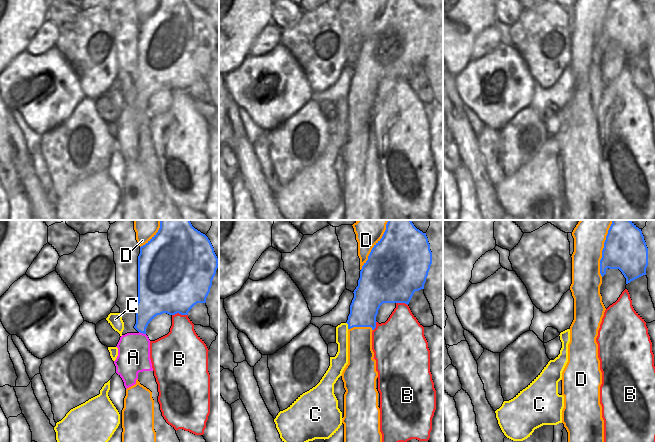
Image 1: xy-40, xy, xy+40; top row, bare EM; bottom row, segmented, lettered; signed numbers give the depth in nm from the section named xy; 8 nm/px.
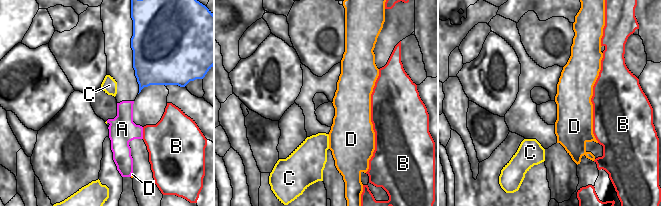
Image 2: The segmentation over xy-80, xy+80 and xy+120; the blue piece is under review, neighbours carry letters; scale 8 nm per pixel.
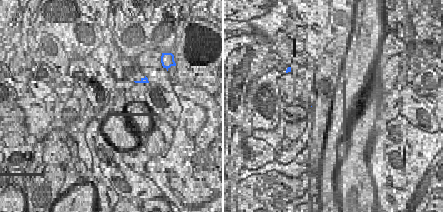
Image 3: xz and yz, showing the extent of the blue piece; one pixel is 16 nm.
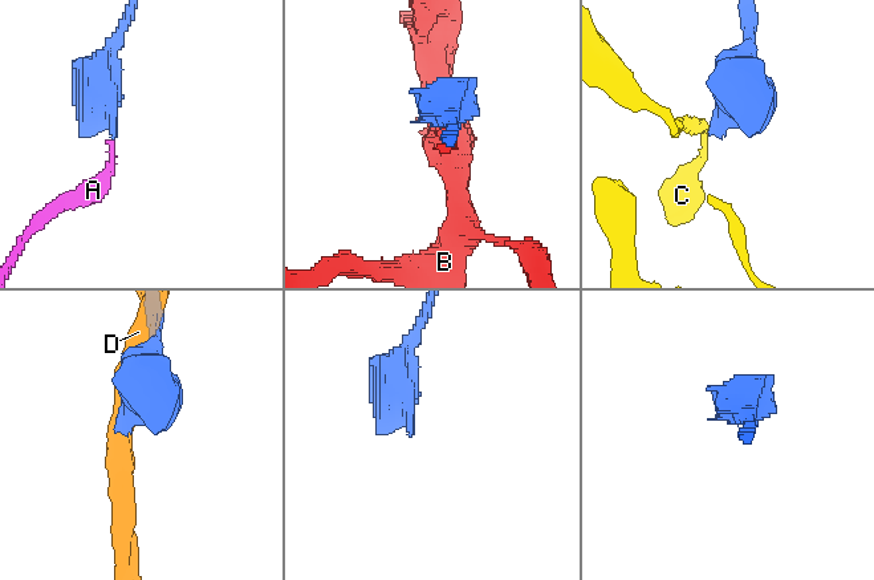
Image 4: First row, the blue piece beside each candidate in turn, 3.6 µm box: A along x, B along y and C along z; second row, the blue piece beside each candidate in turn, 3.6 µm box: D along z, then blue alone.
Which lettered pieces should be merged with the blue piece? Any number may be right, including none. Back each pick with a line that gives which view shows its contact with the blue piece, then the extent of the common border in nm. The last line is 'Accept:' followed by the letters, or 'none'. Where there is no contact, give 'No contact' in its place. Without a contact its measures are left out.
A: Touches blue in xy-40. Shared border 60 nm
Accept: A.

